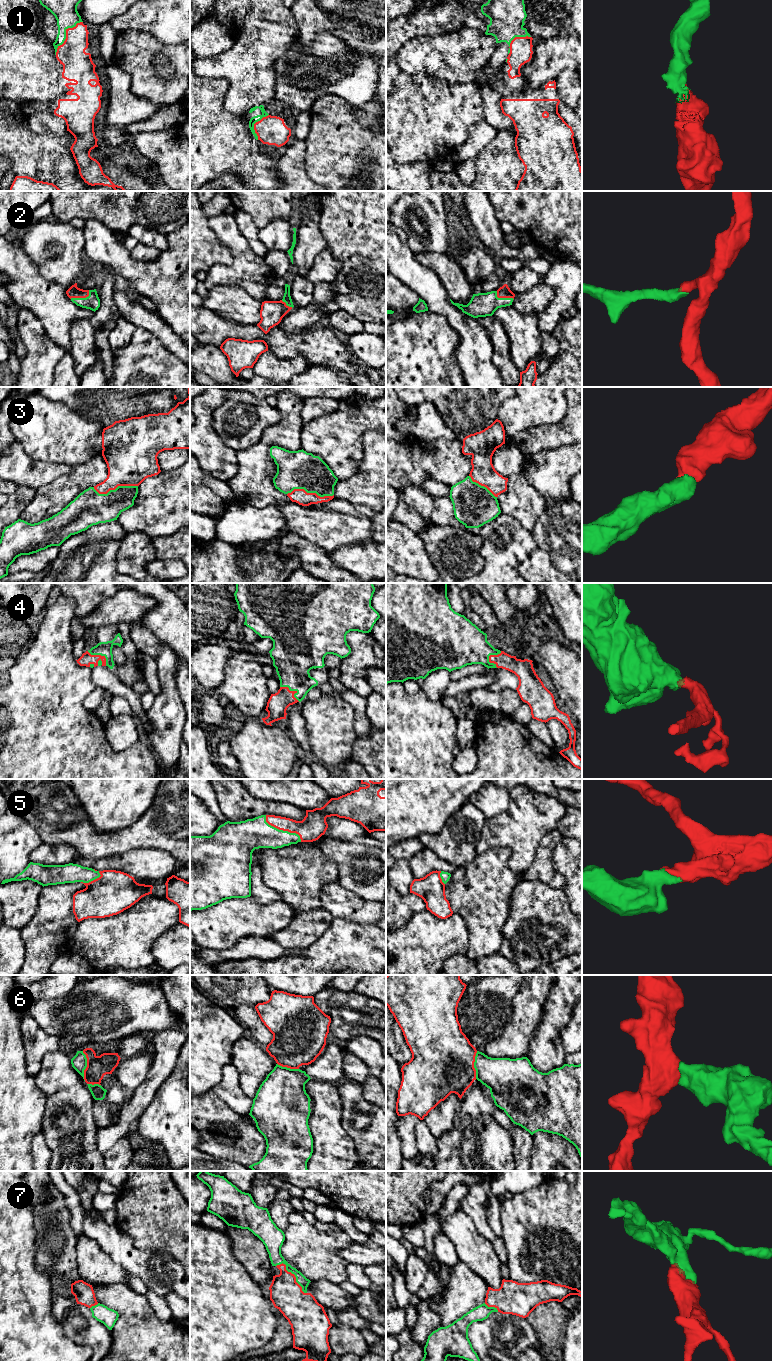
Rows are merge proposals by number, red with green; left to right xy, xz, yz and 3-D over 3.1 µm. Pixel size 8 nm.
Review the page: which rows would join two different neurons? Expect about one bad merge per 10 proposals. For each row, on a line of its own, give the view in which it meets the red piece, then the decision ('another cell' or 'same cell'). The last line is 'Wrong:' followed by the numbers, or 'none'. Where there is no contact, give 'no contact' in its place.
1: meets red in xy; same cell
2: meets red in xy; same cell
3: meets red in xz; same cell
4: meets red in xz; same cell
5: meets red in xz; same cell
6: meets red in xy; same cell
7: meets red in xz; same cell
Wrong: none

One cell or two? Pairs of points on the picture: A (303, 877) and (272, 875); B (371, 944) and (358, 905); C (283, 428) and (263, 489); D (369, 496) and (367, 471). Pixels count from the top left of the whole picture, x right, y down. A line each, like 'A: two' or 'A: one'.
A: one
B: two
C: one
D: one

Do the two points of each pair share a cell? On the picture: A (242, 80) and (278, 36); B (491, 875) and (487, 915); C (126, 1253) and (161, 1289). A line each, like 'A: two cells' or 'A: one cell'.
A: one cell
B: one cell
C: one cell

